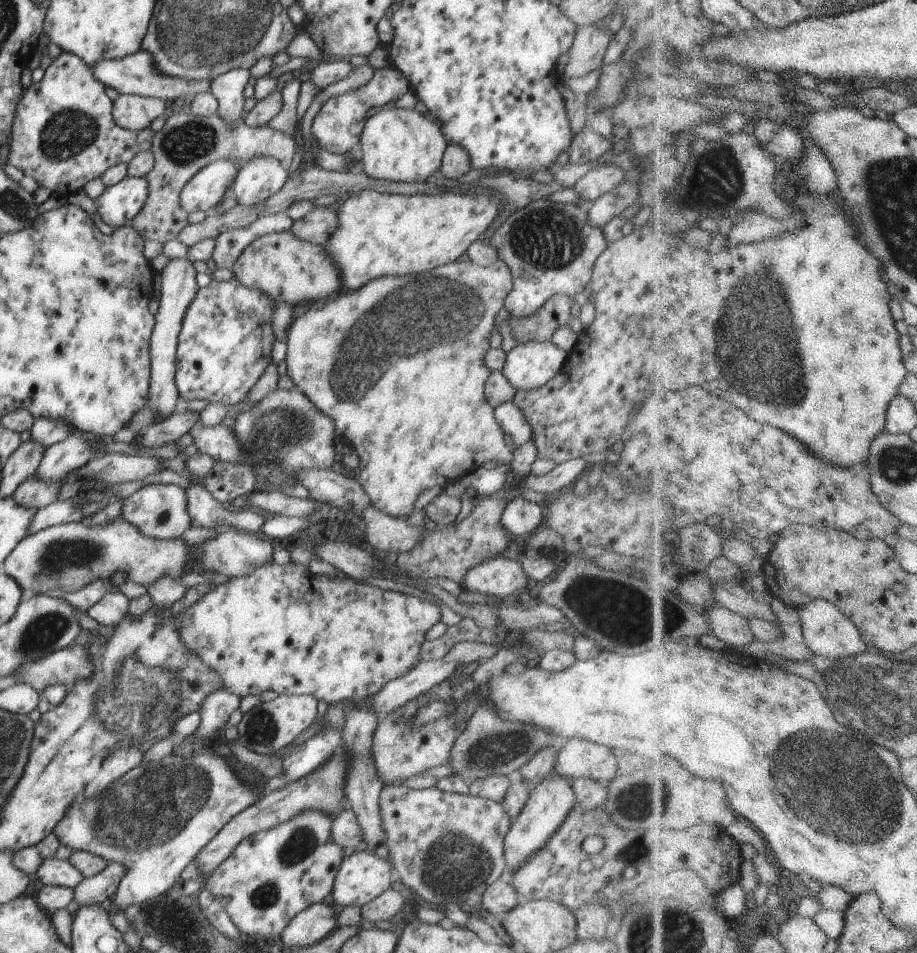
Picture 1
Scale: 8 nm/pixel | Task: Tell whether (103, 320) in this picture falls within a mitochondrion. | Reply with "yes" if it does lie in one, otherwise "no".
no

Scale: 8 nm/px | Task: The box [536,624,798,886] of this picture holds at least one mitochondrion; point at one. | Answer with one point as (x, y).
(647, 800)

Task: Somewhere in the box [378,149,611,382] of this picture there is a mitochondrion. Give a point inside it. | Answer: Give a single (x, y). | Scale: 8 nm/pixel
(550, 239)

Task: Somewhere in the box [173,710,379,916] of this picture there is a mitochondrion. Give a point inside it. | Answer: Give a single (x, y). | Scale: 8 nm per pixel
(302, 842)

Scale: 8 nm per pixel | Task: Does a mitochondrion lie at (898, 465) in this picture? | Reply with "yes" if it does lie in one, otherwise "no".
yes

